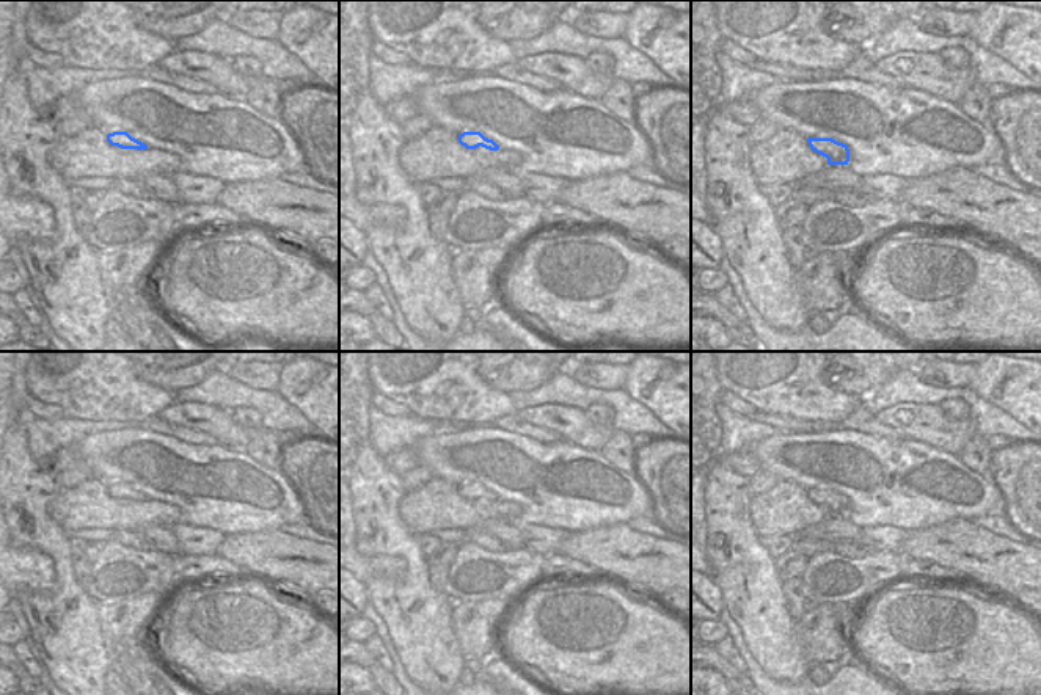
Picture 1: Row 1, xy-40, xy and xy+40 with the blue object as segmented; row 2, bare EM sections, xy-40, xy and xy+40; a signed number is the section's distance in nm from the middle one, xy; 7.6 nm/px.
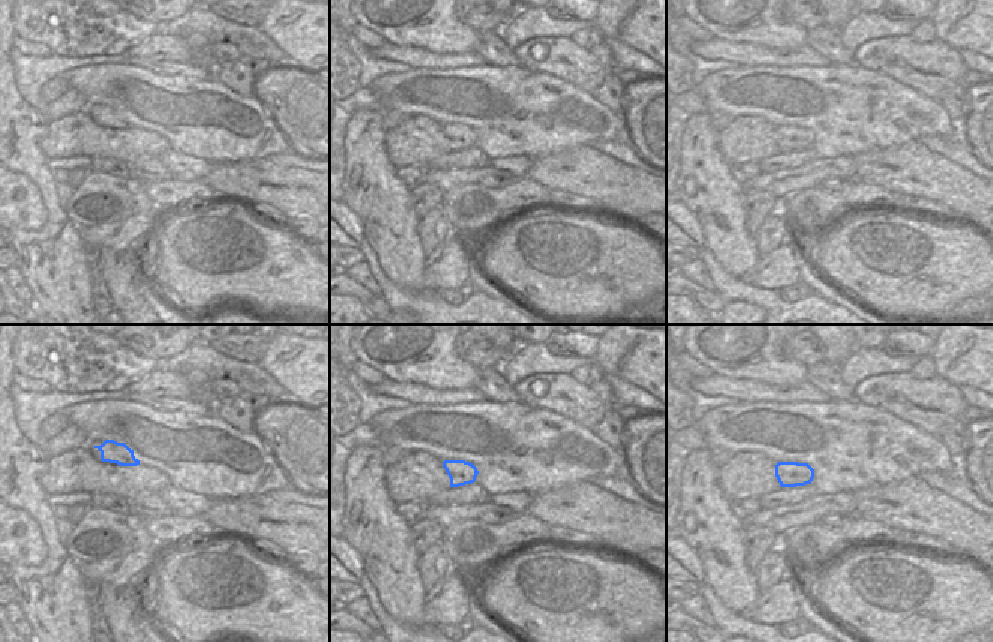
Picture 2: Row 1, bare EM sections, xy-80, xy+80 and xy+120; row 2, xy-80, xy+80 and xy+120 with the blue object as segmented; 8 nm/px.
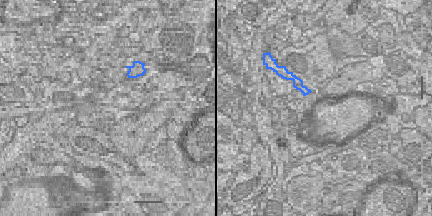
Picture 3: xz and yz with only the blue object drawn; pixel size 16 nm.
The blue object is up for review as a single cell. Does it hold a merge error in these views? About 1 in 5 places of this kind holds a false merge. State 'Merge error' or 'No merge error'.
No merge error

